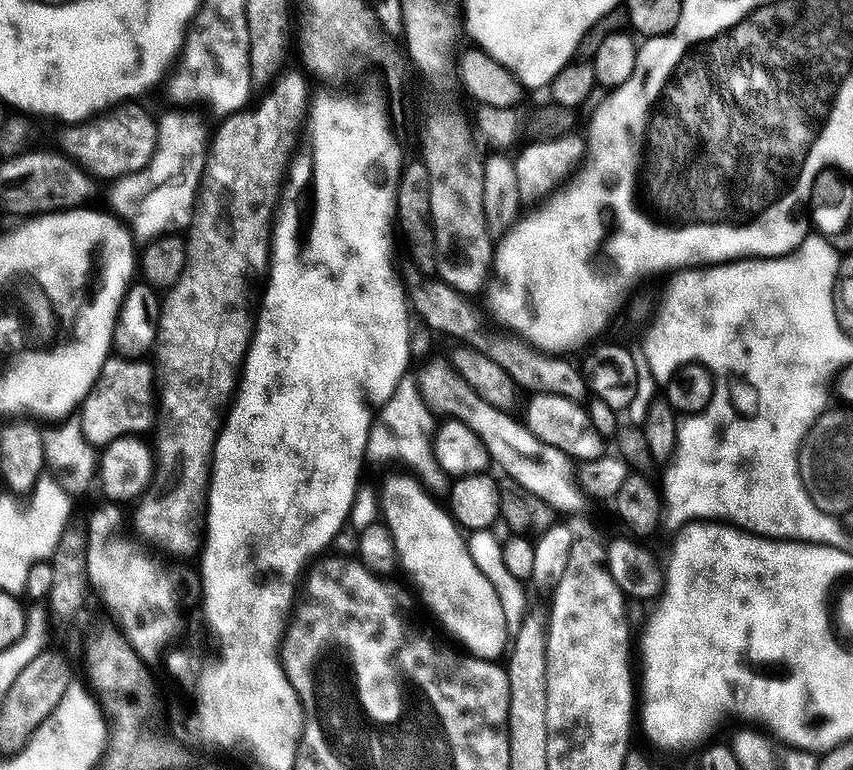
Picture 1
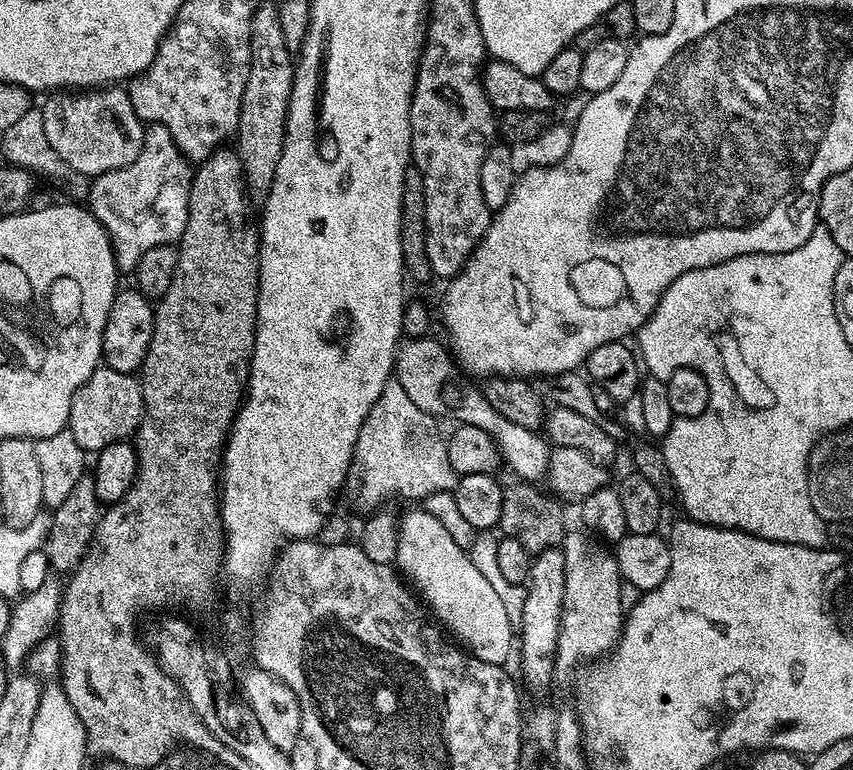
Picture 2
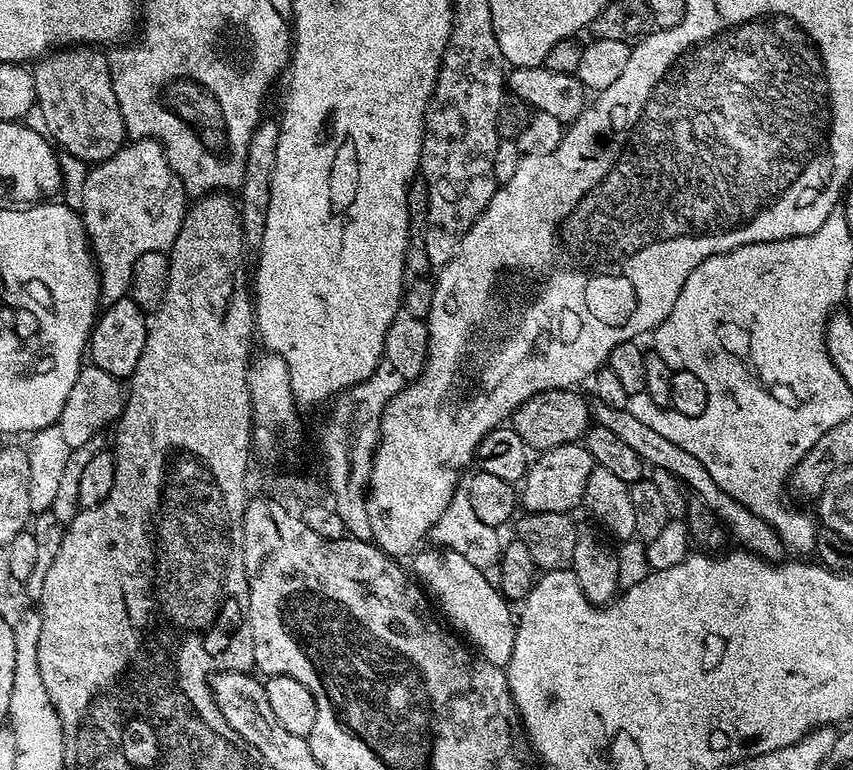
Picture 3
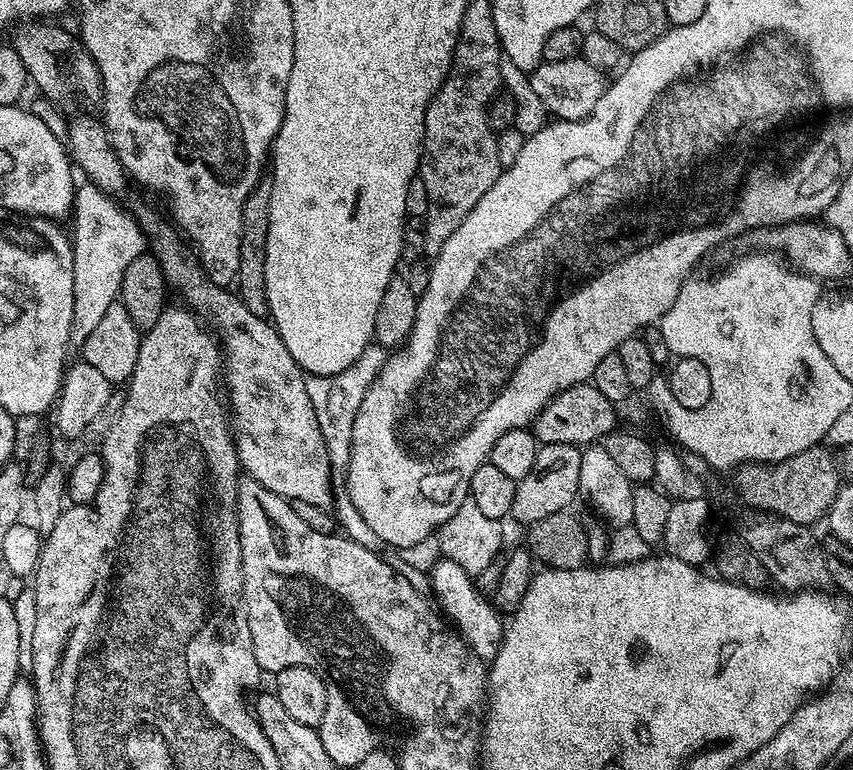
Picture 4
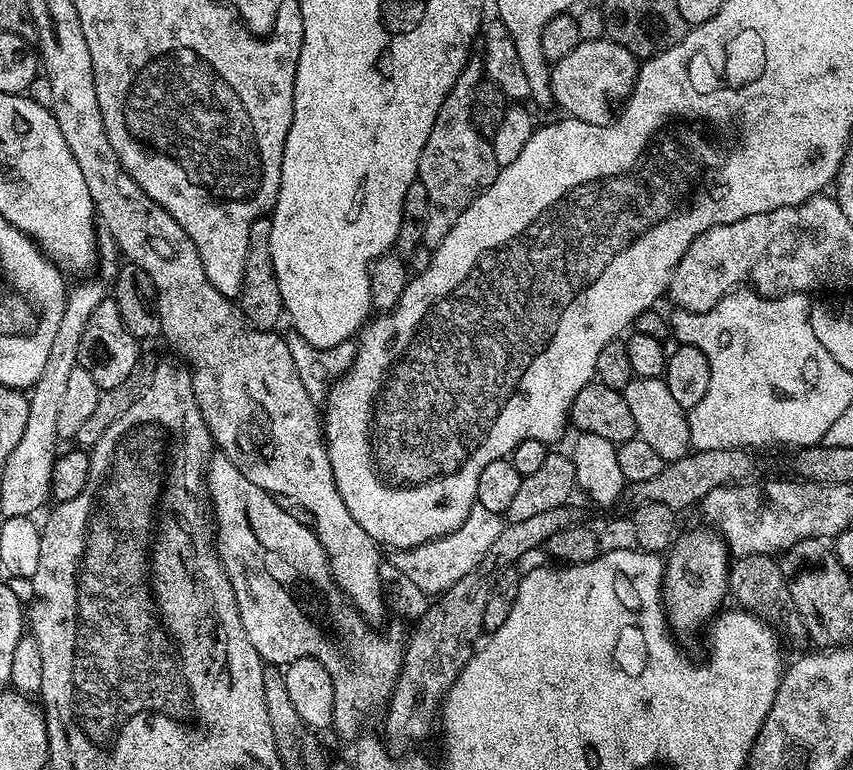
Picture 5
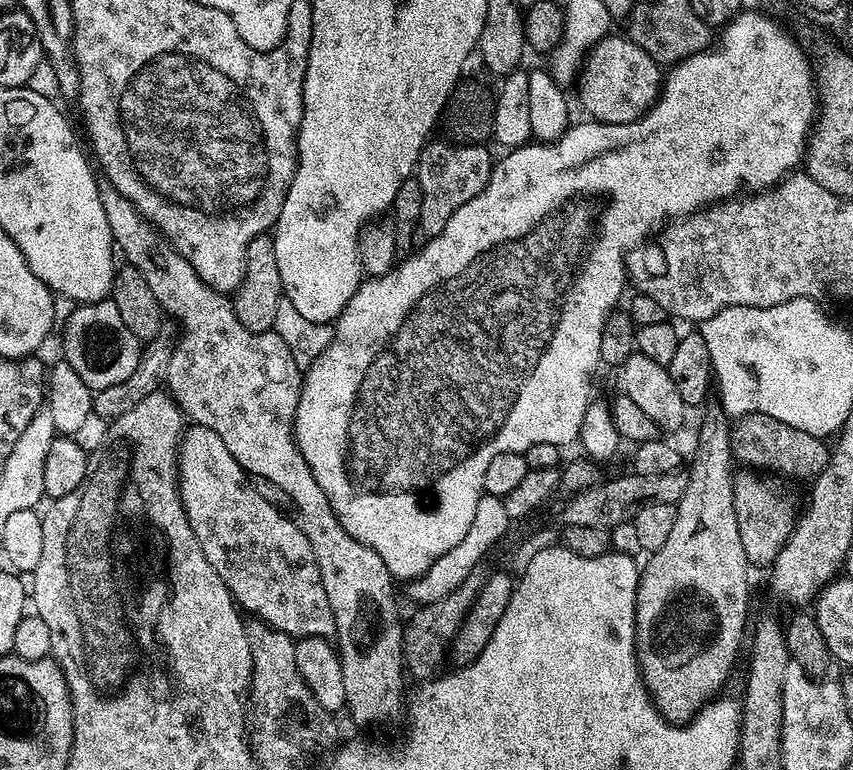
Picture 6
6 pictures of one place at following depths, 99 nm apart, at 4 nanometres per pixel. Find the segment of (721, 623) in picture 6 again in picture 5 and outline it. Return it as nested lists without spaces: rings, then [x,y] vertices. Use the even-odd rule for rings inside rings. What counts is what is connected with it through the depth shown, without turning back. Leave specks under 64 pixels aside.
[[[709,531],[700,532],[697,536],[681,535],[667,553],[664,566],[664,610],[673,633],[681,632],[688,636],[698,631],[704,623],[705,627],[725,607],[724,599],[729,599],[728,546],[722,535]]]

